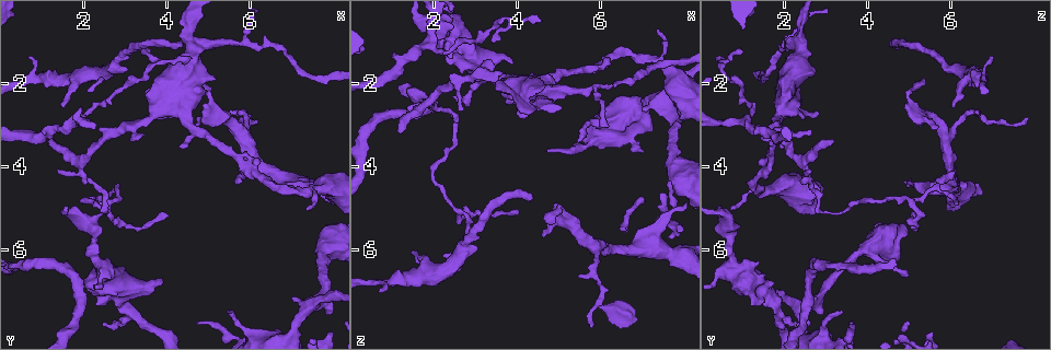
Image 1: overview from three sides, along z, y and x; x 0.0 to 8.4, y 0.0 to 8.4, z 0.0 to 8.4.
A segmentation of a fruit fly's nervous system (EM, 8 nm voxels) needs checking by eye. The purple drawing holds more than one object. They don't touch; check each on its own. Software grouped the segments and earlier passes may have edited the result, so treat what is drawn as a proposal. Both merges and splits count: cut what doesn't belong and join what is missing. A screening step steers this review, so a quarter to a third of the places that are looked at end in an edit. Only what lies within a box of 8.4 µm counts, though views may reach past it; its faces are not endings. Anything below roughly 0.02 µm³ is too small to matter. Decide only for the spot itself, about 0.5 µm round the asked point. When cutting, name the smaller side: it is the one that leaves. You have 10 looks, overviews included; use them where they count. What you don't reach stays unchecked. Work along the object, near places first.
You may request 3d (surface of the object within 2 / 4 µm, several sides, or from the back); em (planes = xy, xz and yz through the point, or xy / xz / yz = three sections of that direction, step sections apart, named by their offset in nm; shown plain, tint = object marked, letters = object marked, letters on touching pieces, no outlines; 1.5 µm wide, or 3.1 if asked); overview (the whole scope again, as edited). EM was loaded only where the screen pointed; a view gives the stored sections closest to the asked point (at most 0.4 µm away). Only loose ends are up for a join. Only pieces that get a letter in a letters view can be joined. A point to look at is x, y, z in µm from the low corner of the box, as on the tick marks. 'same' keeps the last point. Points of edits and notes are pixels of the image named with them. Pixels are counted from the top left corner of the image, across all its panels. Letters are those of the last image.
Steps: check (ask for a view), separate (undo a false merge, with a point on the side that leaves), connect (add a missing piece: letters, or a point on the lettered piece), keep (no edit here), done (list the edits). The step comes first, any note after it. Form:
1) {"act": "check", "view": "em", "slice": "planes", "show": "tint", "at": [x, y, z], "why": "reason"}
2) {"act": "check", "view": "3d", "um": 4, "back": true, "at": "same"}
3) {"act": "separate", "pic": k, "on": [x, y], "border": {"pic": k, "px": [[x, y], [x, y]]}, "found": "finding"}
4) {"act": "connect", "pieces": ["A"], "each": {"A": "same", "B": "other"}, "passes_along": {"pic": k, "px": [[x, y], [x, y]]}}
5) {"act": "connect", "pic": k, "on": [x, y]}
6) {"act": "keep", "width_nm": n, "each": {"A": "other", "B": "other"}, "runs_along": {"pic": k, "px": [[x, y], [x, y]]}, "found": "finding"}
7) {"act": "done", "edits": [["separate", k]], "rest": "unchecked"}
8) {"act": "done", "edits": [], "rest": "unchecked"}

{"act": "check", "view": "em", "slice": "planes", "show": "plain", "at": [3.85, 6.75, 1.55]}

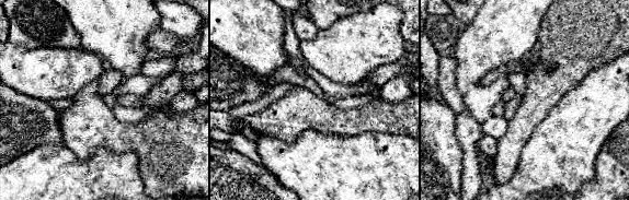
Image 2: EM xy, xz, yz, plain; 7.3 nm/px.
{"act": "check", "view": "em", "slice": "planes", "show": "letters", "at": "same"}

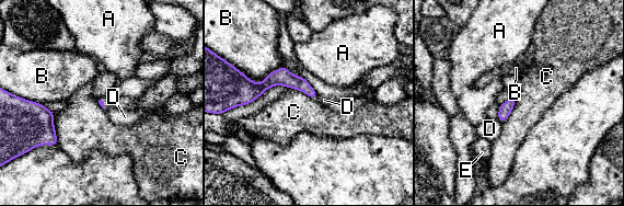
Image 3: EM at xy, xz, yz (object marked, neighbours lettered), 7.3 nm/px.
{"act": "keep", "each": {"A": "other", "B": "other", "C": "other", "D": "other", "E": "other"}, "border": {"pic": 3, "px": [[54, 113], [54, 128], [58, 145]]}, "found": "none of them fits"}

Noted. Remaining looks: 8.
{"act": "check", "view": "em", "slice": "planes", "show": "letters", "at": [2.25, 4.90, 6.10], "why": "branch stops here"}

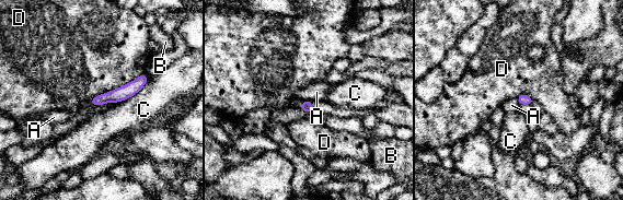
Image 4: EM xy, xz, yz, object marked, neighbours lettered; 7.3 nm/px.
{"act": "keep", "each": {"A": "other", "B": "other", "C": "other", "D": "other"}, "found": "none of them fits"}

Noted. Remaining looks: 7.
{"act": "check", "view": "3d", "um": 2, "at": [4.35, 1.00, 4.80], "why": "tapers out"}

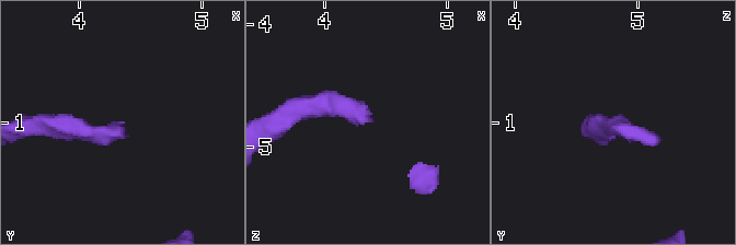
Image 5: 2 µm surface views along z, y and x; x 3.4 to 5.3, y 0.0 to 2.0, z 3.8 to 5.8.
{"act": "check", "view": "em", "slice": "planes", "show": "tint", "at": [4.34, 1.00, 4.76]}

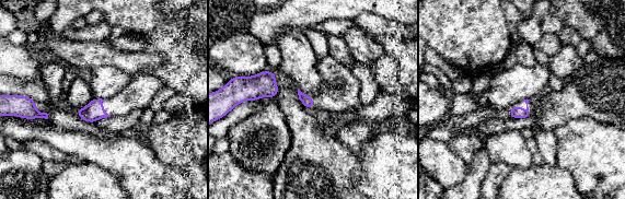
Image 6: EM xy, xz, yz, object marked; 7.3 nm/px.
{"act": "check", "view": "em", "slice": "planes", "show": "letters", "at": "same"}

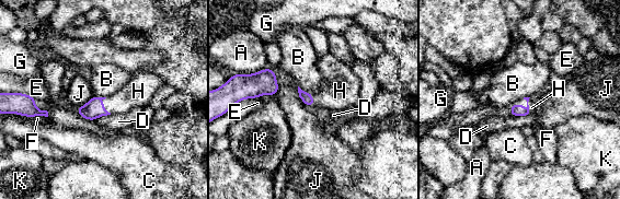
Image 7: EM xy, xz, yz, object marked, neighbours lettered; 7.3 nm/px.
{"act": "connect", "pieces": ["H"], "each": {"A": "other", "B": "other", "C": "other", "D": "other", "E": "other", "F": "other", "G": "other", "H": "same", "J": "other", "K": "other"}, "passes_along": {"pic": 7, "px": [[516, 109], [521, 107], [523, 102]]}, "found": "it goes on there"}

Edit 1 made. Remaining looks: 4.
{"act": "check", "view": "em", "slice": "planes", "show": "tint", "at": [1.70, 2.90, 1.15], "why": "a fork"}

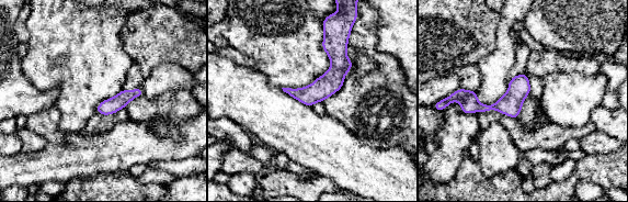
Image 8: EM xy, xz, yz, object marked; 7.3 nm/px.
{"act": "check", "view": "em", "slice": "planes", "show": "letters", "at": "same", "why": "see the neighbours"}

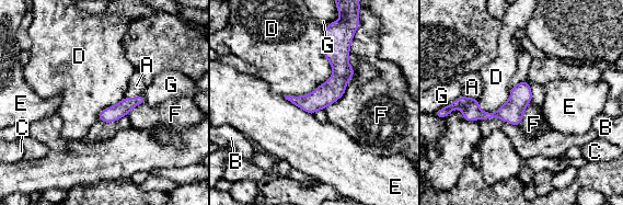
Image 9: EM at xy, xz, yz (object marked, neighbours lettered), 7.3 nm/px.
{"act": "keep", "width_nm": 160, "each": {"A": "other", "B": "other", "C": "other", "D": "other", "E": "other", "F": "other", "G": "other"}, "border": {"pic": 9, "px": [[283, 95], [312, 114]]}, "found": "one neuron here"}

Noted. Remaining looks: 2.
{"act": "done", "edits": [["connect", 7]], "rest": "unchecked"}

